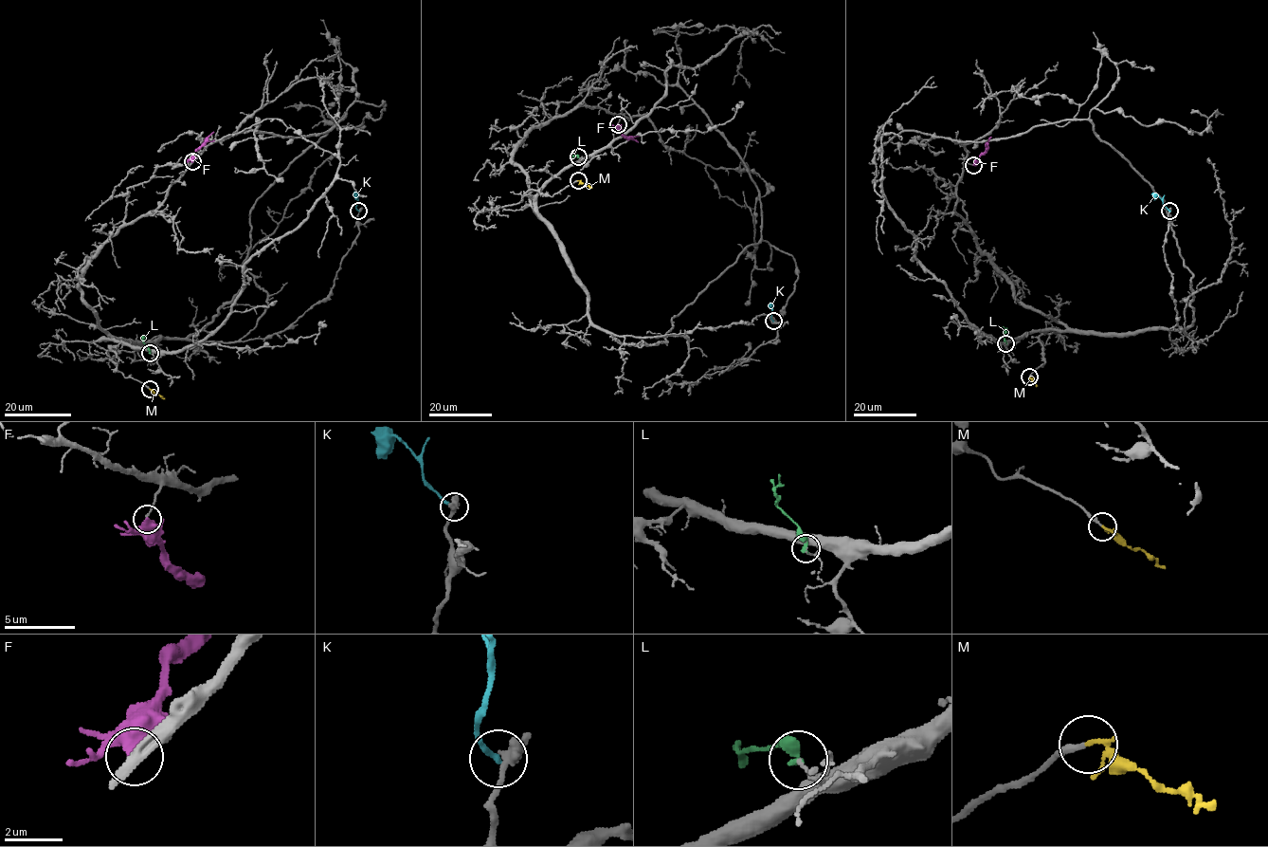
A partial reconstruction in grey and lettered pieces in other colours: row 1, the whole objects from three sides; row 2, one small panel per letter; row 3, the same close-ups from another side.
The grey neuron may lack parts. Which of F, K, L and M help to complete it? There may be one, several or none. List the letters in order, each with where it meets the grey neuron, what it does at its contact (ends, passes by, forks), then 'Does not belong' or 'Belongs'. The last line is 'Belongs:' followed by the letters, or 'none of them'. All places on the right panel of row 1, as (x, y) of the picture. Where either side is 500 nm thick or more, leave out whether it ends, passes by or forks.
F: Touches grey at (973, 165). Does not belong
K: Touches grey at (1169, 211). It ends there. Does not belong
L: Touches grey at (1005, 343). It ends there. Does not belong
M: Touches grey at (1029, 377). It ends there. Belongs
Belongs: M

